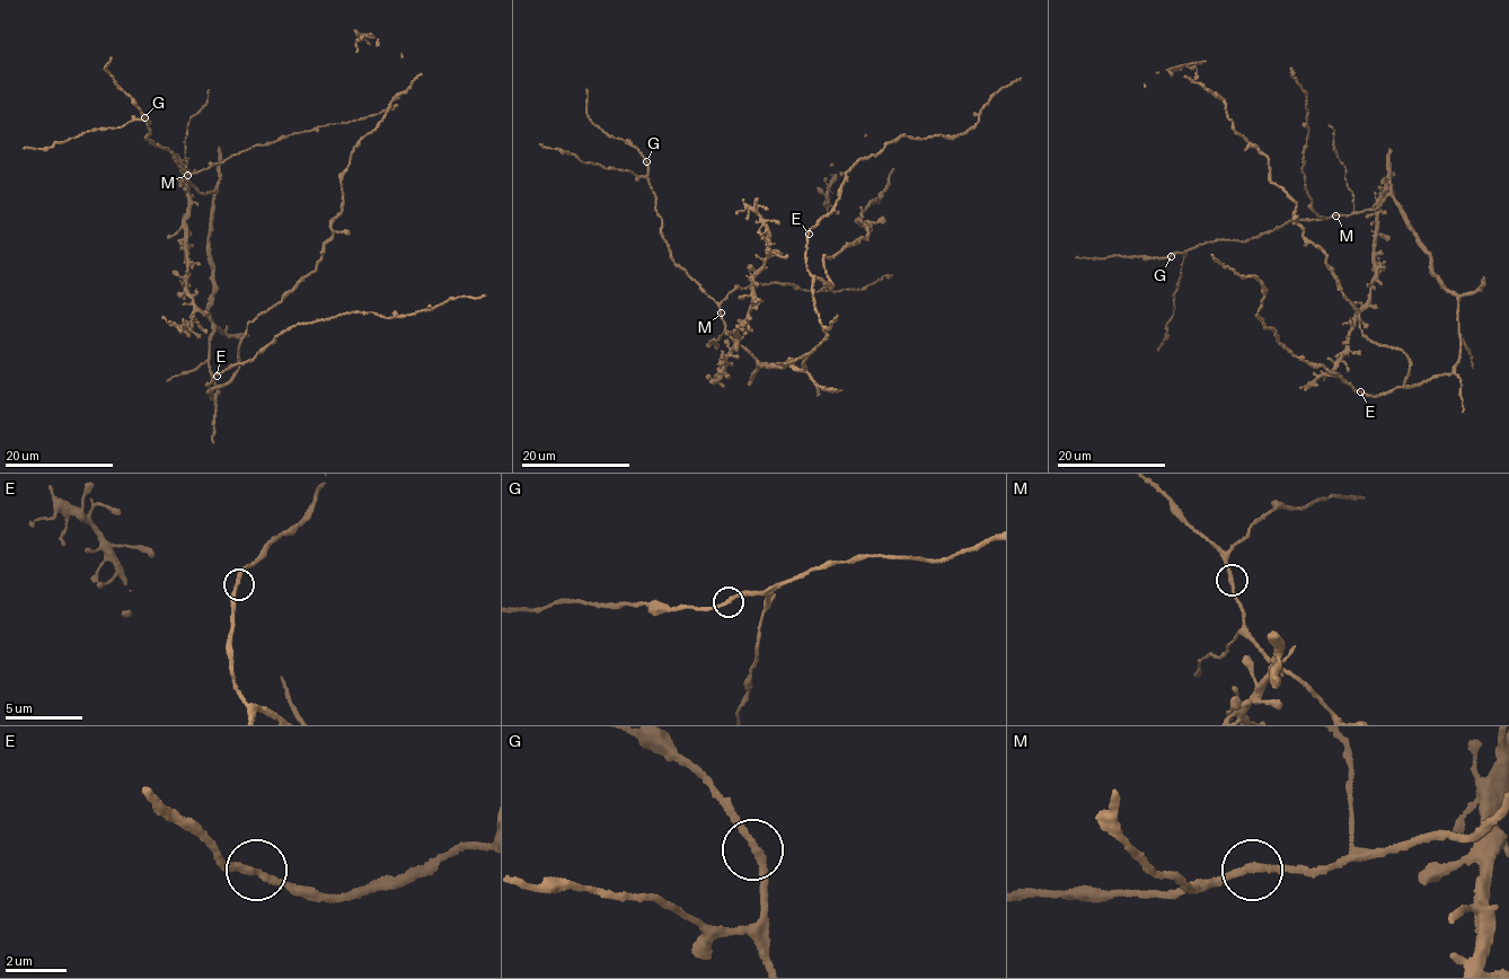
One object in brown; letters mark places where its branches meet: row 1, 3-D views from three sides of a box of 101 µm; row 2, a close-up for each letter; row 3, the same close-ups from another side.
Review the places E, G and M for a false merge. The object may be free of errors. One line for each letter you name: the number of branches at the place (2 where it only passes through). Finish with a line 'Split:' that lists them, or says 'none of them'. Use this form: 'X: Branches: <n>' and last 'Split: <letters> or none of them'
Split: none of them

